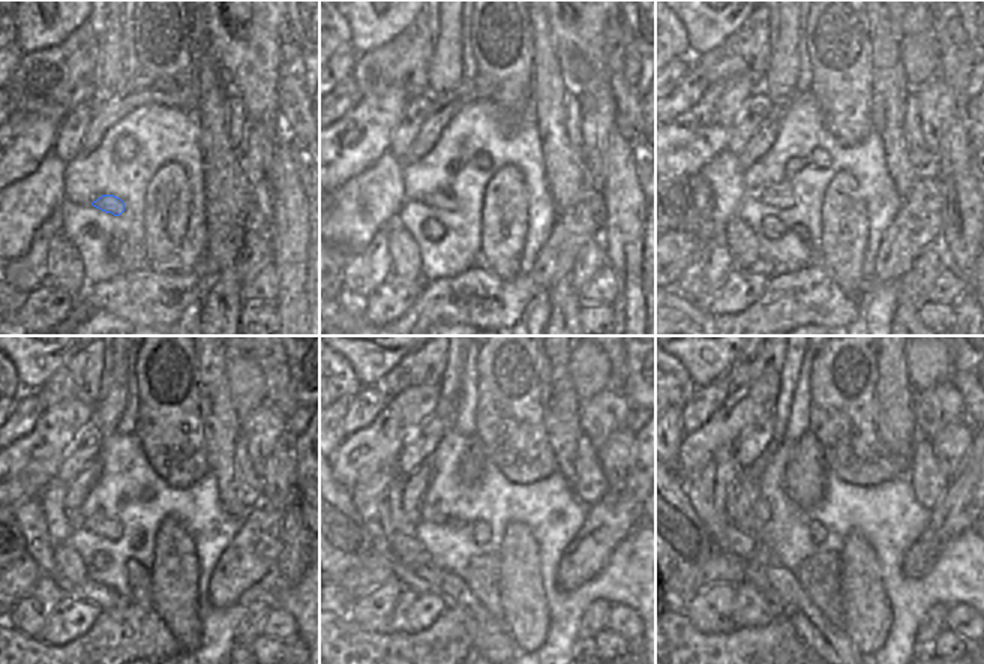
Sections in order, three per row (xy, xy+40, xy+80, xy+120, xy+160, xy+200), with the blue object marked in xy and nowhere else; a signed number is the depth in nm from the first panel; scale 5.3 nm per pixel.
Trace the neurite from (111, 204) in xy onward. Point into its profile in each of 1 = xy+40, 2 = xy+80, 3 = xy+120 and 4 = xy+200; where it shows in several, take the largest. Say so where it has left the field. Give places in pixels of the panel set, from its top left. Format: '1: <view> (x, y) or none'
1: xy+40 (444, 200)
2: xy+80 (780, 195)
3: xy+120 (108, 528)
4: xy+200 (762, 510)

